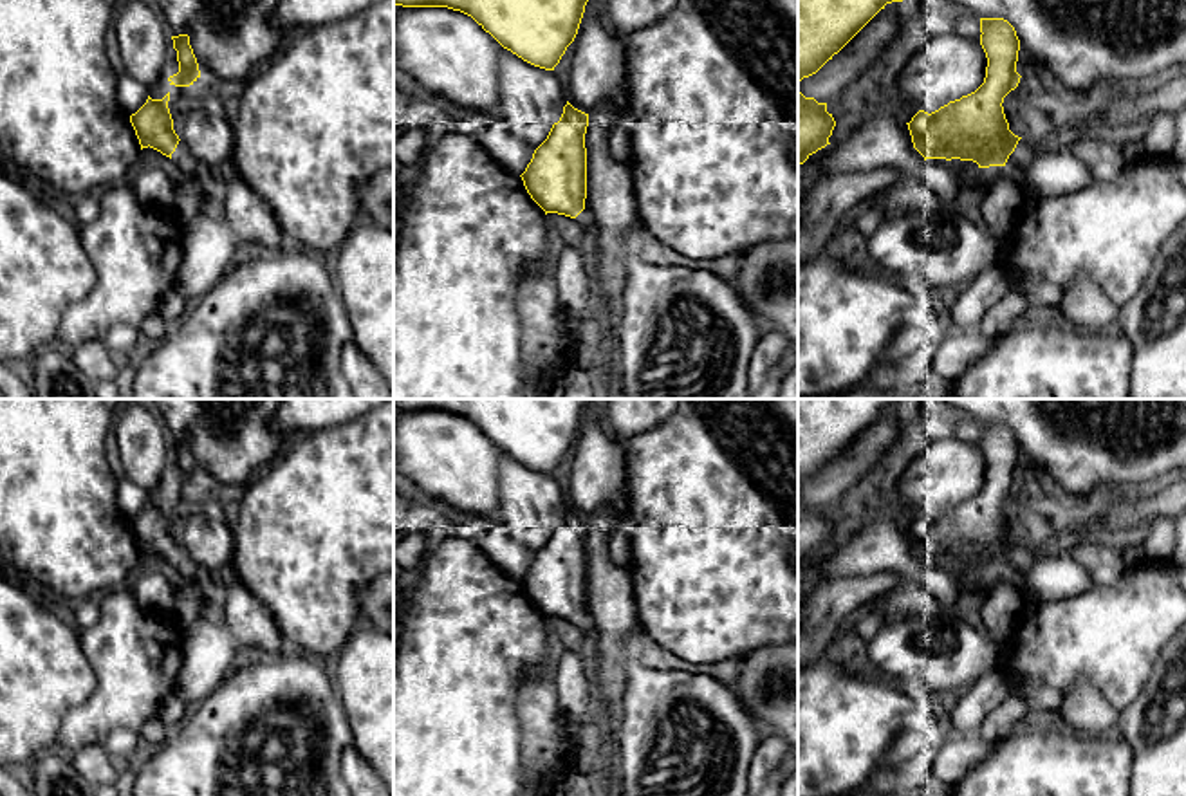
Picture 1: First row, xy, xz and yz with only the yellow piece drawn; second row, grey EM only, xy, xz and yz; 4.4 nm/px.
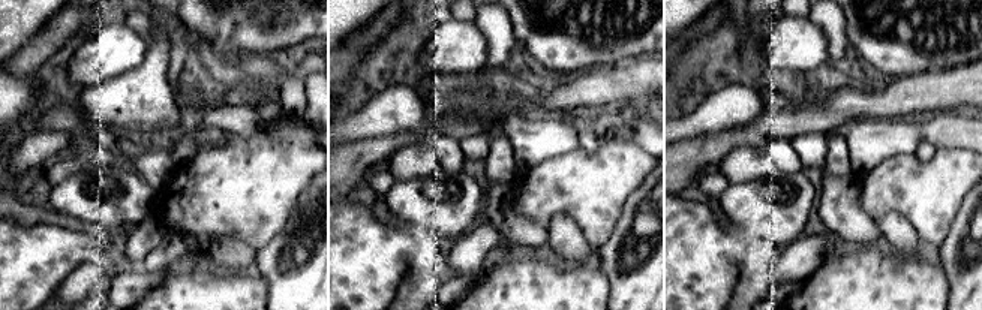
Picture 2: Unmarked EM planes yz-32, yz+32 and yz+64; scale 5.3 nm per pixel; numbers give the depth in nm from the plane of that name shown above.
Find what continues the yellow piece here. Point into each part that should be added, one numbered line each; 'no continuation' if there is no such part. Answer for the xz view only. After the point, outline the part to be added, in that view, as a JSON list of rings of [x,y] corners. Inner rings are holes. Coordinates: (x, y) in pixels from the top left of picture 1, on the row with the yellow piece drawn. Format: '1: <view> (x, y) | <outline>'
1: xz (583, 219) | [[[585,208],[578,217],[576,222],[585,231],[585,244],[581,247],[583,264],[588,276],[594,276],[594,249],[596,249],[596,235],[594,235],[594,218],[592,213]]]

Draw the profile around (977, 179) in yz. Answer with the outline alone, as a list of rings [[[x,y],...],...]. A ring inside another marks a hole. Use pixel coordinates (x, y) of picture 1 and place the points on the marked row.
[[[978,168],[973,171],[962,173],[962,182],[968,188],[973,188],[978,195],[986,191],[989,180],[991,180],[991,168]]]

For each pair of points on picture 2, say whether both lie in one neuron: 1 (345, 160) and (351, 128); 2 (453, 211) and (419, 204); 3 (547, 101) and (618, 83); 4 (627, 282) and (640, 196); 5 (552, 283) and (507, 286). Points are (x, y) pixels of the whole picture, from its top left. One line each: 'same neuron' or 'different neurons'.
1: different neurons
2: same neuron
3: same neuron
4: same neuron
5: same neuron

